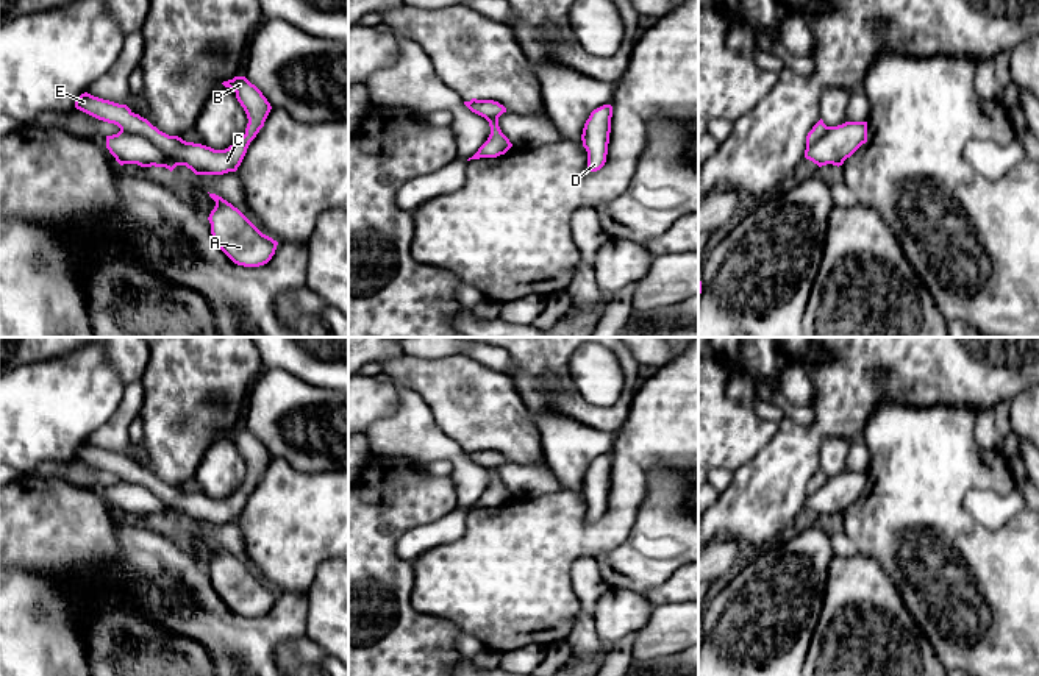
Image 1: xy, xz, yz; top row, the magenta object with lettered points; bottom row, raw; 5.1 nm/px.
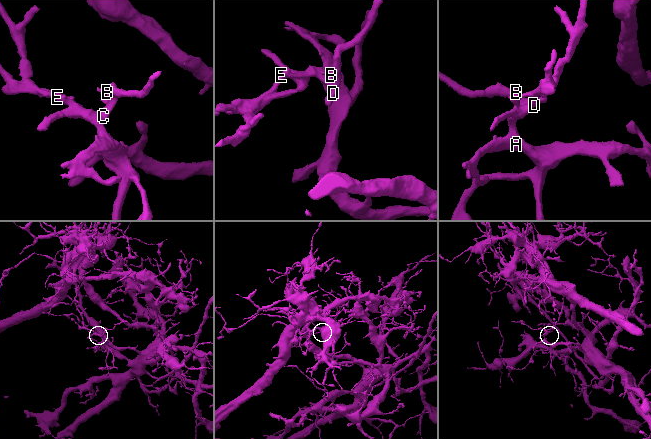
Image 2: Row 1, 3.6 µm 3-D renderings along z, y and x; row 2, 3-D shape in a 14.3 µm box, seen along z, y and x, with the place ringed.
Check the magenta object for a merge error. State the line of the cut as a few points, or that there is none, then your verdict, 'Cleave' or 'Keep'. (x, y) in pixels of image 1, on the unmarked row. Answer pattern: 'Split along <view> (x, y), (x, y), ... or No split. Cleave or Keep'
Split along xy (150, 473), (146, 484), (164, 505), (166, 515). Cleave

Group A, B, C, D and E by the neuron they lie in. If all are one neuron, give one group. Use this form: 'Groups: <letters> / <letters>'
Groups: A B C D / E

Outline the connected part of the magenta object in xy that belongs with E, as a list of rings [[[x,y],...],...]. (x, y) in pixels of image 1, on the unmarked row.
[[[84,442],[77,448],[75,457],[120,478],[117,484],[106,486],[106,498],[120,515],[166,517],[166,504],[145,484],[145,479],[152,473],[139,464],[134,464],[127,454]]]

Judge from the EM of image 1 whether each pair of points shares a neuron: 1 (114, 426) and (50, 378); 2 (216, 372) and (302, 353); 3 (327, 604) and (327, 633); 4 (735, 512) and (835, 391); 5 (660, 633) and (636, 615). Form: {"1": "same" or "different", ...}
{"1": "different", "2": "different", "3": "same", "4": "same", "5": "different"}

